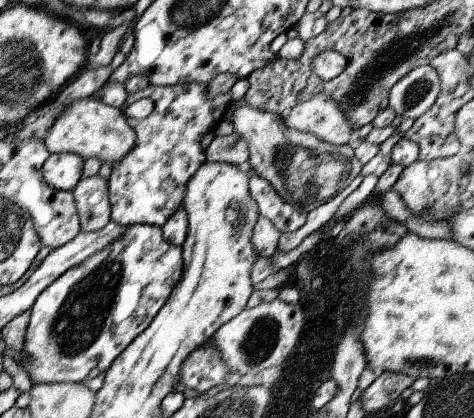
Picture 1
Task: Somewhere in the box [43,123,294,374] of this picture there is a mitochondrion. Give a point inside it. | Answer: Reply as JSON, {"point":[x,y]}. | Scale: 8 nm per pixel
{"point":[82,315]}

